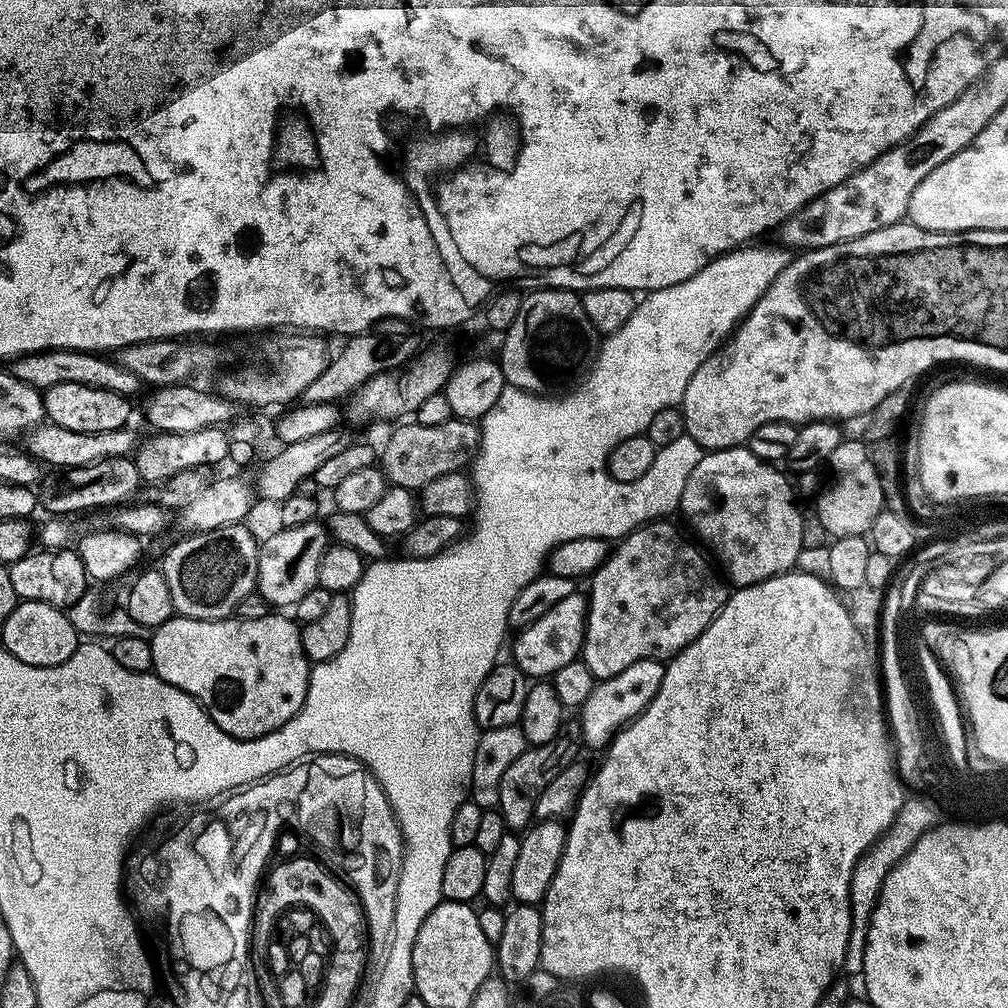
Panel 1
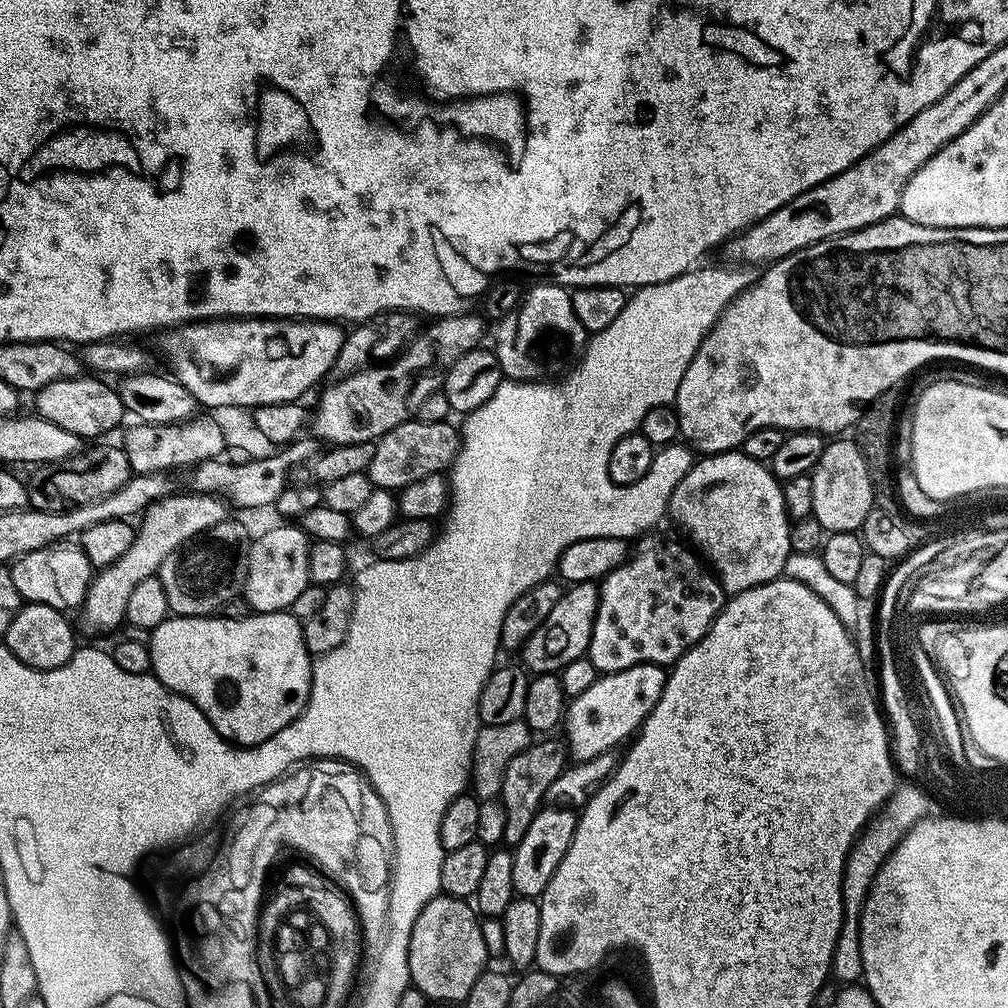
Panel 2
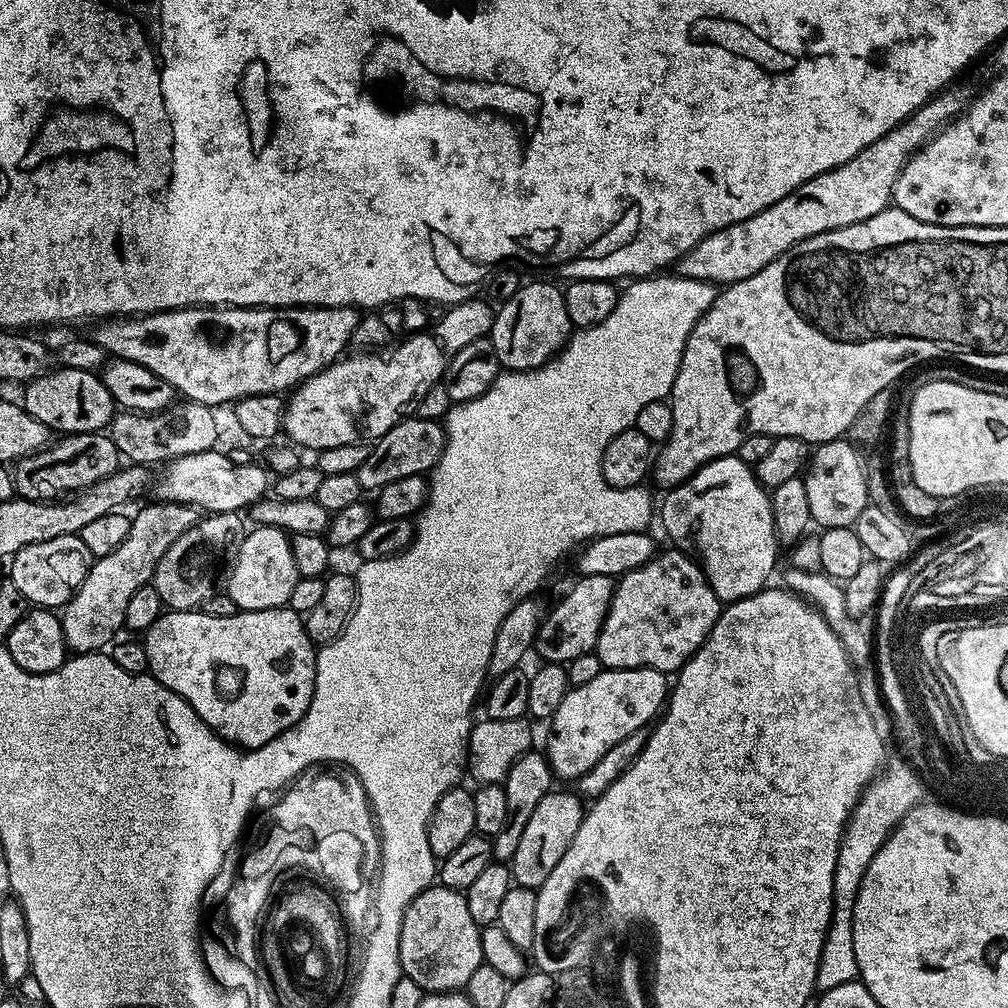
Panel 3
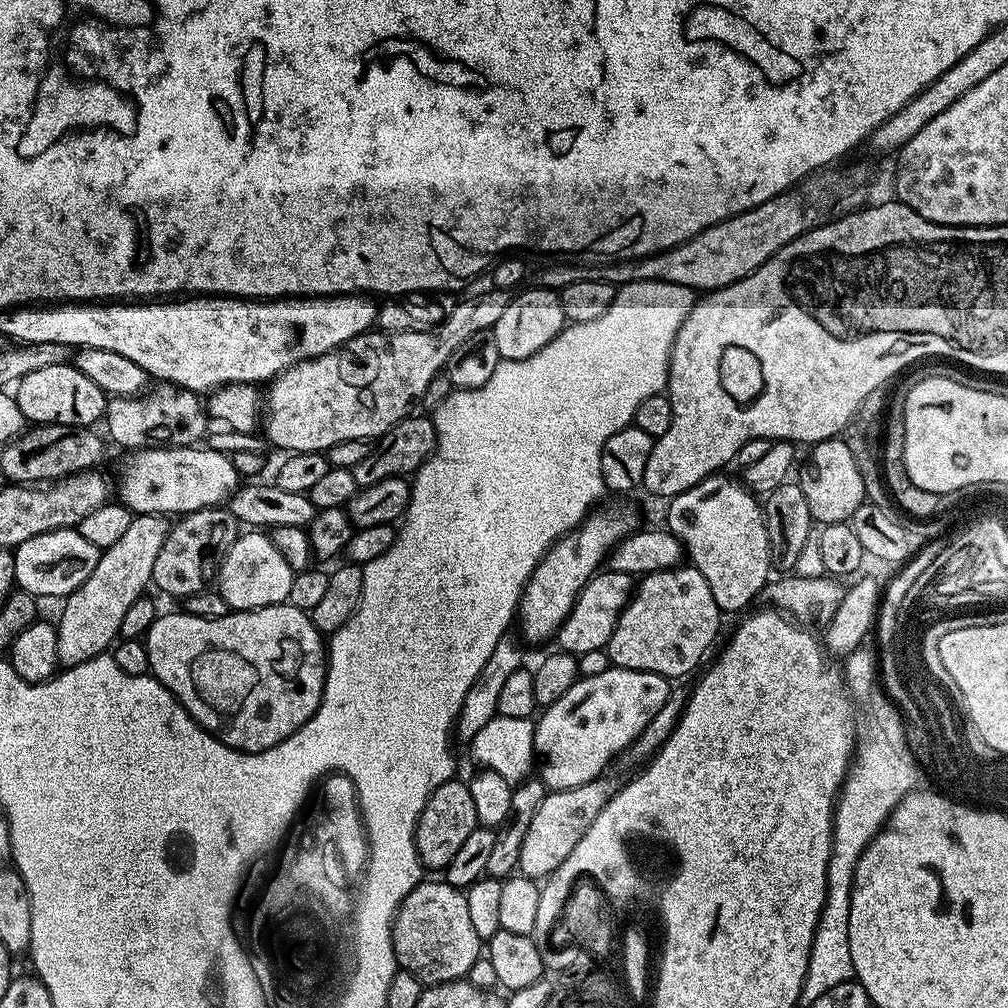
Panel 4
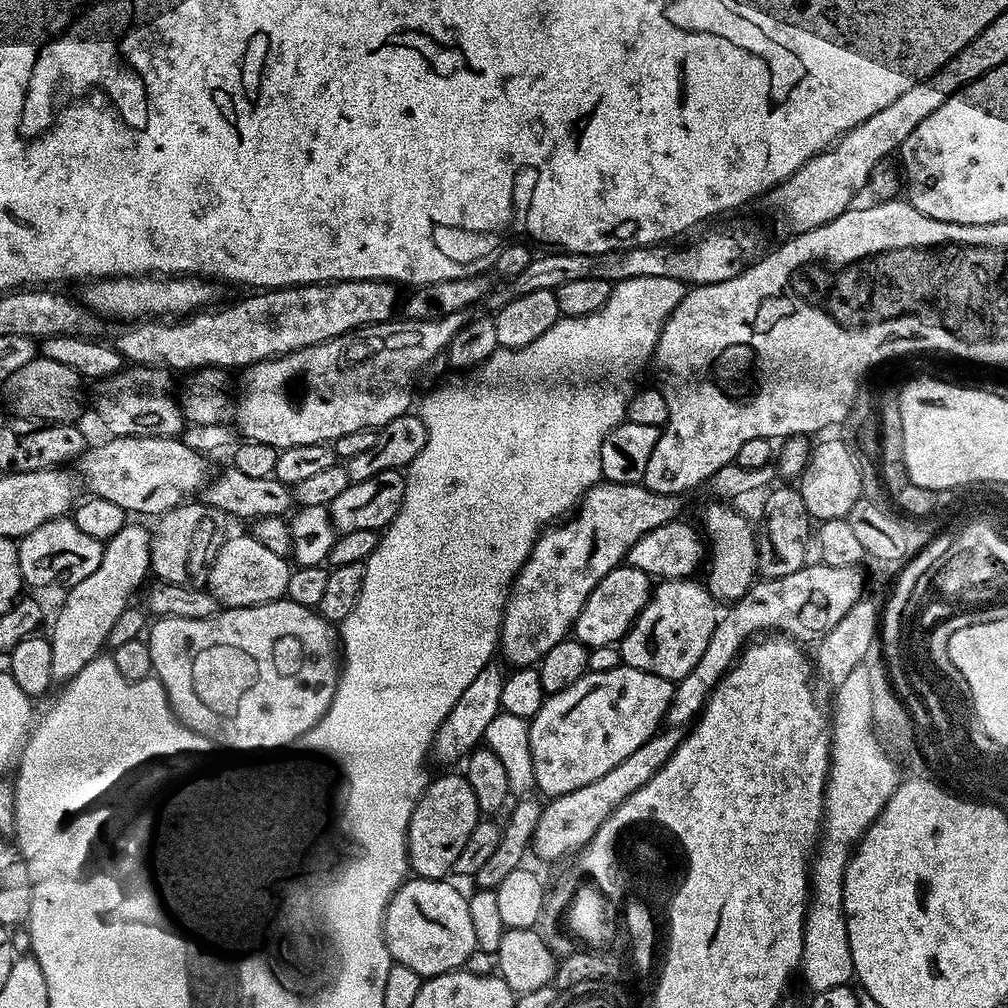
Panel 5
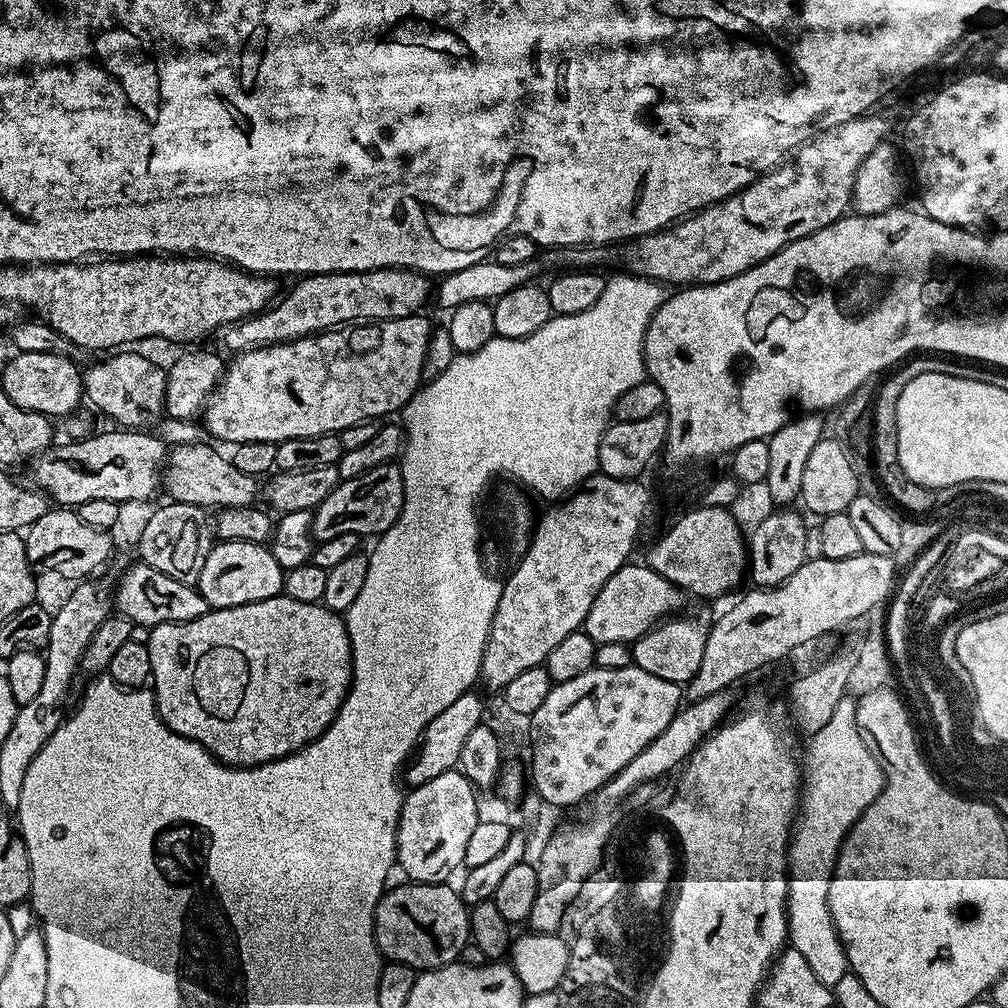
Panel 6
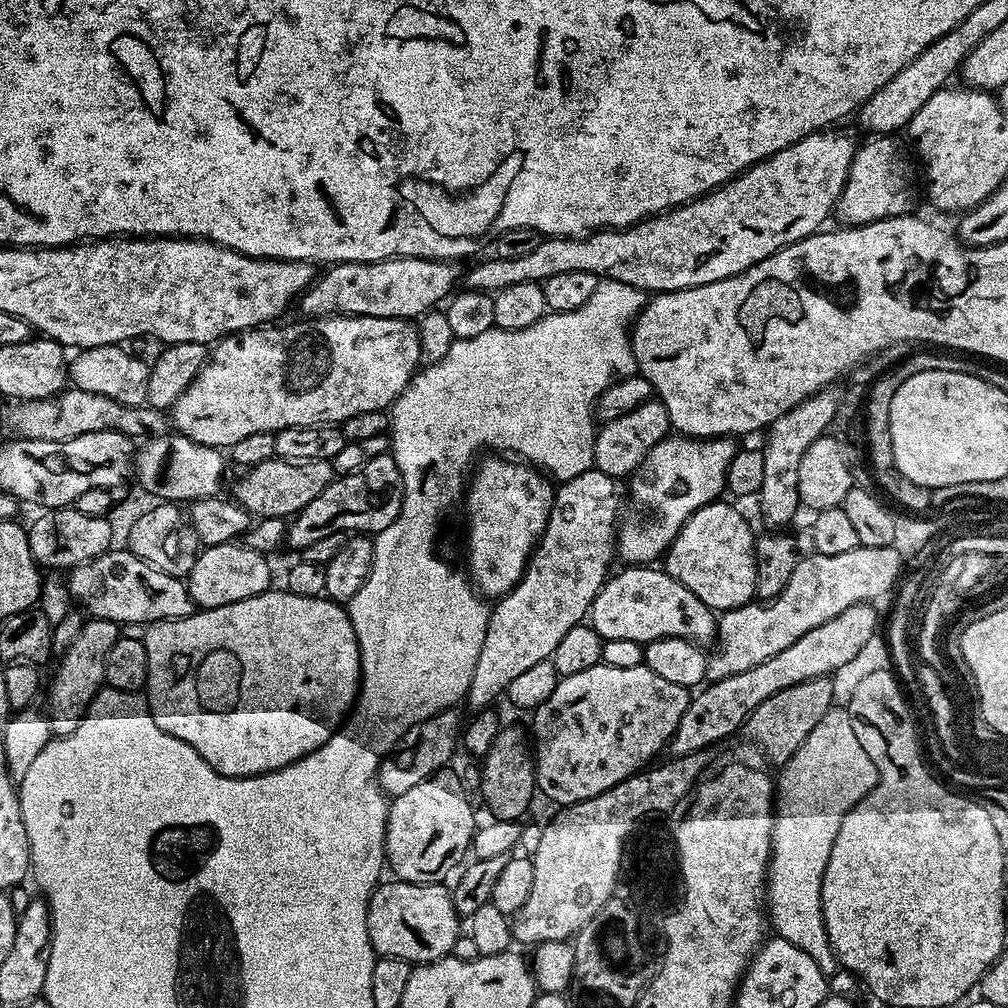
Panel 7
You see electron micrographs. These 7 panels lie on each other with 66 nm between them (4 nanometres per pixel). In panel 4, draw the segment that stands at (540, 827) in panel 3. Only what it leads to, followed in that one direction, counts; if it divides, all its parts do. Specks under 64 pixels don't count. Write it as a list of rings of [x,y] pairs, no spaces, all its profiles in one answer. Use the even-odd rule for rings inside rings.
[[[601,778],[586,782],[586,786],[574,786],[570,790],[549,791],[542,798],[542,806],[530,821],[526,830],[526,838],[522,842],[522,854],[520,855],[519,875],[528,876],[530,879],[540,882],[549,876],[562,862],[566,862],[570,850],[578,846],[582,834],[590,830],[590,822],[598,818],[602,806],[614,793],[616,793],[617,781]]]

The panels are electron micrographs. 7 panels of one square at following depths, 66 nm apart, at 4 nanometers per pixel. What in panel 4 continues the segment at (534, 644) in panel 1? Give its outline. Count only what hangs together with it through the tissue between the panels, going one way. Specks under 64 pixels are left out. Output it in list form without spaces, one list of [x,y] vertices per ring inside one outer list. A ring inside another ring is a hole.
[[[611,570],[597,571],[586,586],[576,595],[570,614],[556,631],[554,644],[559,651],[570,652],[579,658],[590,650],[607,649],[608,639],[618,622],[620,612],[631,600],[634,591],[633,577]]]

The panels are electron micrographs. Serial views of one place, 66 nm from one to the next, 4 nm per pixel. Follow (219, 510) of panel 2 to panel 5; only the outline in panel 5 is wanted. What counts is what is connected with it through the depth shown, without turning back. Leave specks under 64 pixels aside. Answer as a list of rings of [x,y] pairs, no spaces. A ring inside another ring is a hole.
[[[125,523],[124,528],[104,544],[98,570],[65,591],[68,593],[56,612],[56,621],[50,631],[50,674],[53,681],[73,680],[82,666],[105,651],[110,630],[114,630],[114,622],[118,622],[118,618],[122,618],[122,610],[133,603],[132,595],[140,583],[149,579],[151,541],[147,527],[144,529],[140,524]]]

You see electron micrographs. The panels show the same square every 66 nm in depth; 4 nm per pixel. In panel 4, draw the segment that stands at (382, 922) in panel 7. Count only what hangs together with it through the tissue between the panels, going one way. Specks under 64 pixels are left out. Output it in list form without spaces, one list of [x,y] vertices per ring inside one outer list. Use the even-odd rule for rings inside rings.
[[[437,880],[429,884],[422,882],[410,890],[392,922],[392,945],[397,965],[414,974],[425,986],[465,979],[475,960],[482,956],[482,942],[470,923],[464,892]]]

